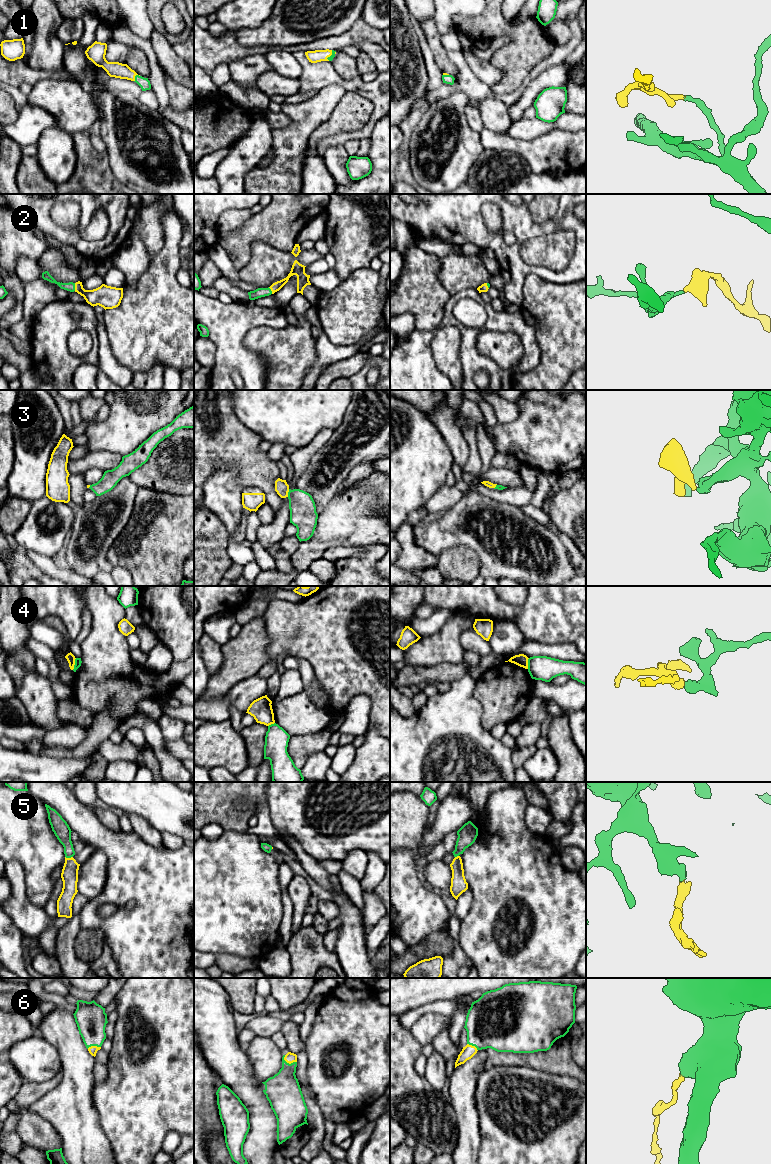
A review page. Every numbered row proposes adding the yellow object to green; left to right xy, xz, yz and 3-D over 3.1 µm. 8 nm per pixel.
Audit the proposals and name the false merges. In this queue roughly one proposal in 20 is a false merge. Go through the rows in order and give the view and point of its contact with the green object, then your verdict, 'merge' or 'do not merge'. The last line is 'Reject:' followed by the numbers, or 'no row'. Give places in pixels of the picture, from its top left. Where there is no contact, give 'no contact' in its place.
1: xy (135, 77) | merge
2: xy (74, 287) | merge
3: xz (288, 493) | merge
4: xy (75, 664) | do not merge
5: xy (69, 857) | merge
6: xz (288, 1063) | merge
Reject: 4

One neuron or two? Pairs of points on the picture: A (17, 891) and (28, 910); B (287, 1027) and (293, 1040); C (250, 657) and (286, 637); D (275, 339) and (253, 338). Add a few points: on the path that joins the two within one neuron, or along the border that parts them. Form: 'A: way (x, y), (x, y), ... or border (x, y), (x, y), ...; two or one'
A: way (18, 896), (25, 905); one
B: way (290, 1030), (292, 1037); one
C: border (264, 625), (269, 640), (267, 652), (272, 659); two
D: way (270, 339), (258, 339); one

